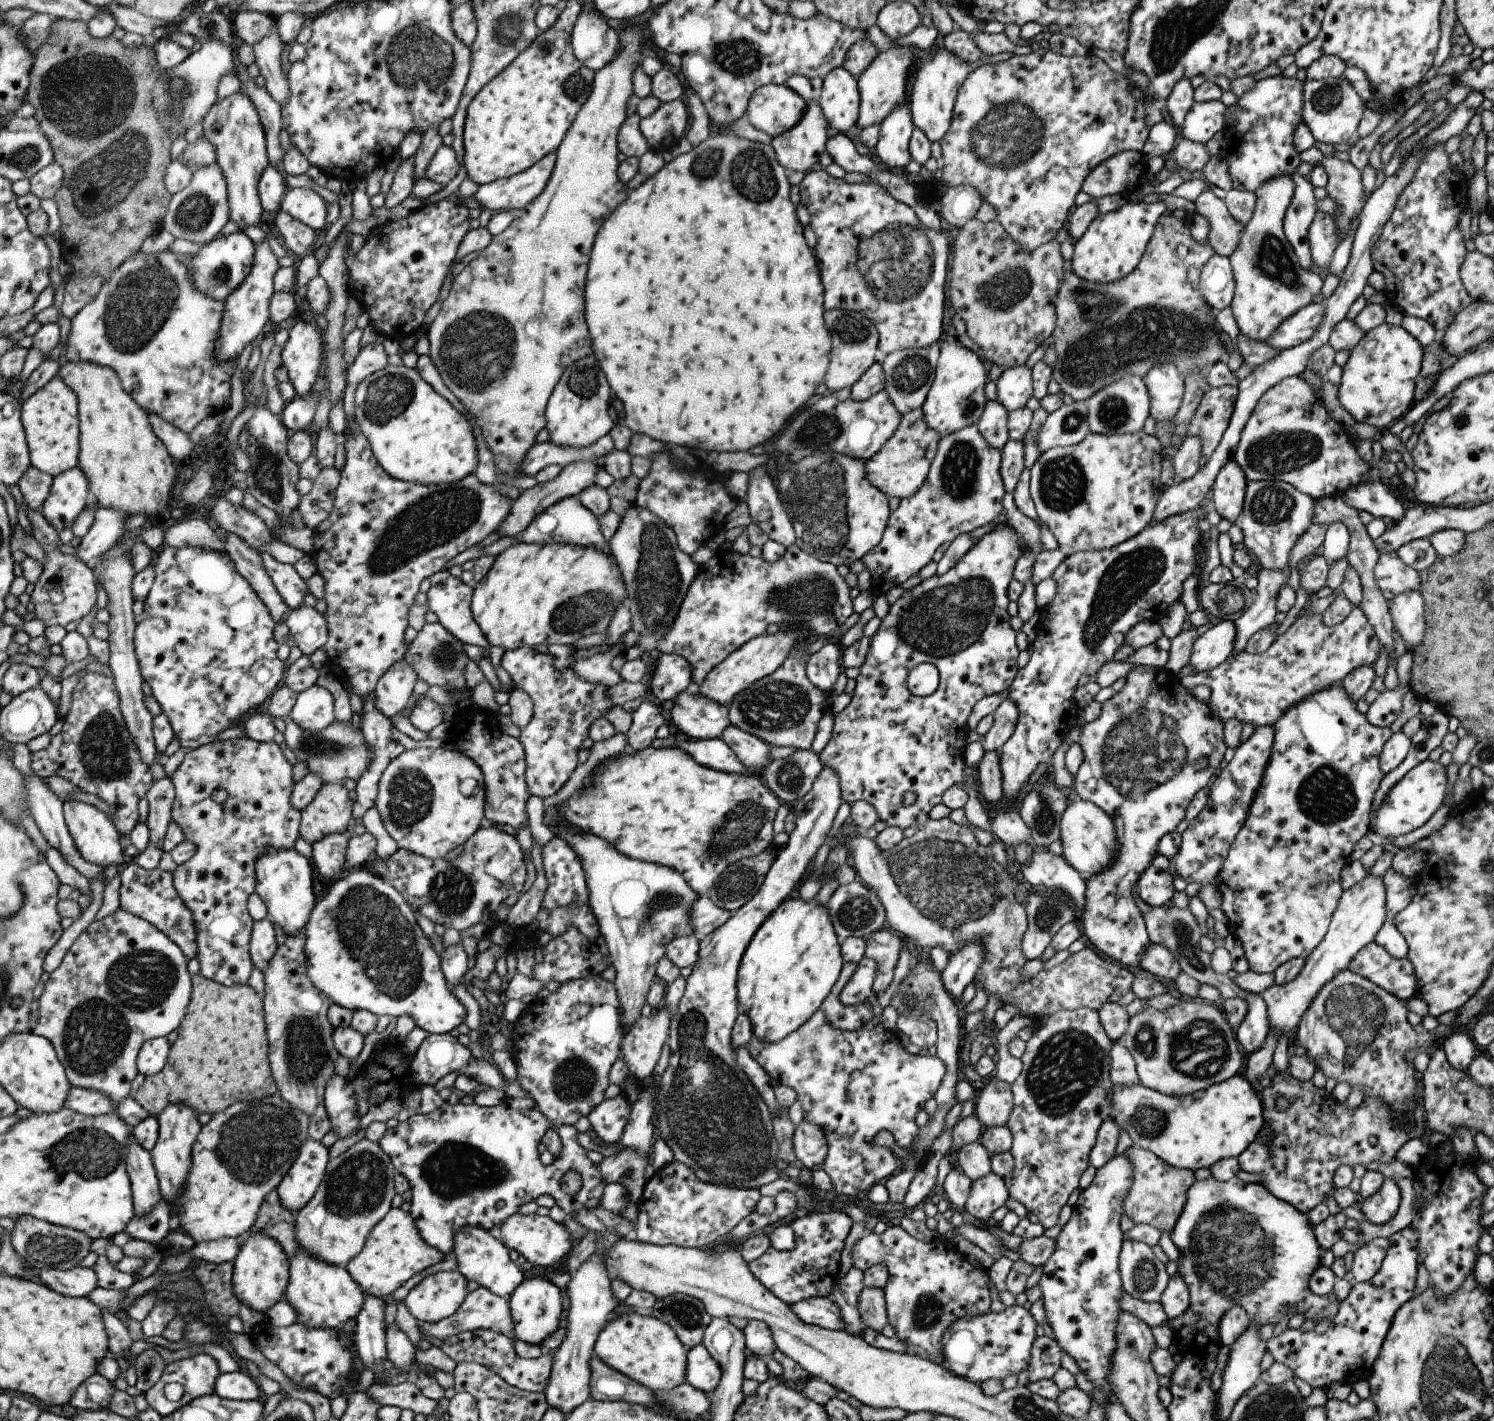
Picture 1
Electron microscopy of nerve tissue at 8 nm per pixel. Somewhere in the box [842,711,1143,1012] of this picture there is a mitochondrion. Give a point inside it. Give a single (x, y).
(948, 880)

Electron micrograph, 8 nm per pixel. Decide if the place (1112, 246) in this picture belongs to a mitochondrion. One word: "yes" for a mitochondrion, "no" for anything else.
no

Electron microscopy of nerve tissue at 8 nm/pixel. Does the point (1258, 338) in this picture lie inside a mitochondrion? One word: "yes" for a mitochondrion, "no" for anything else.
no

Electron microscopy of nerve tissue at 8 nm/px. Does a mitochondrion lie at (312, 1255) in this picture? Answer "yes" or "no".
no

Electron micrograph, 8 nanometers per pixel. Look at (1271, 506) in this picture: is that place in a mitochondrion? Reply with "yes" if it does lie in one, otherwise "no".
yes

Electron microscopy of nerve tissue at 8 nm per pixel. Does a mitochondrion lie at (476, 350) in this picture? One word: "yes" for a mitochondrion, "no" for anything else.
yes

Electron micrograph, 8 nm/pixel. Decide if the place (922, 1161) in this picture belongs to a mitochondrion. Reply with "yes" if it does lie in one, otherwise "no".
no

